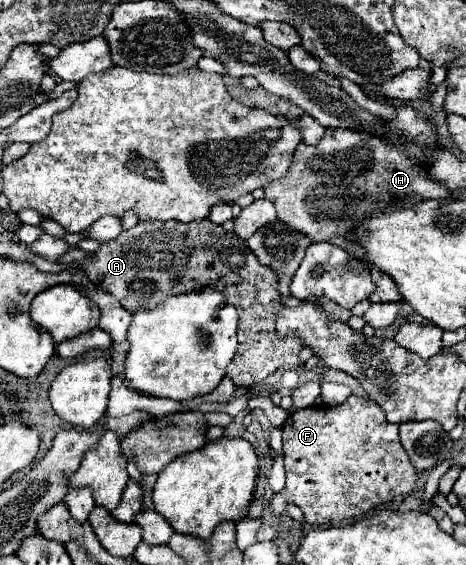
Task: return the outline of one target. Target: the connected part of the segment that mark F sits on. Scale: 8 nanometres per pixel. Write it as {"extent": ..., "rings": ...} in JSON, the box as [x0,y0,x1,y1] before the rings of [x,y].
{"extent":[270,396,416,526],"rings":[[[350,396],[338,406],[310,406],[300,408],[288,416],[282,426],[284,432],[284,468],[286,486],[280,494],[274,494],[270,510],[280,516],[286,504],[296,504],[304,512],[304,520],[312,526],[324,526],[340,520],[350,520],[368,514],[382,502],[392,502],[398,496],[412,492],[416,482],[416,470],[412,468],[398,436],[398,424],[386,422],[382,408],[368,398]]]}

